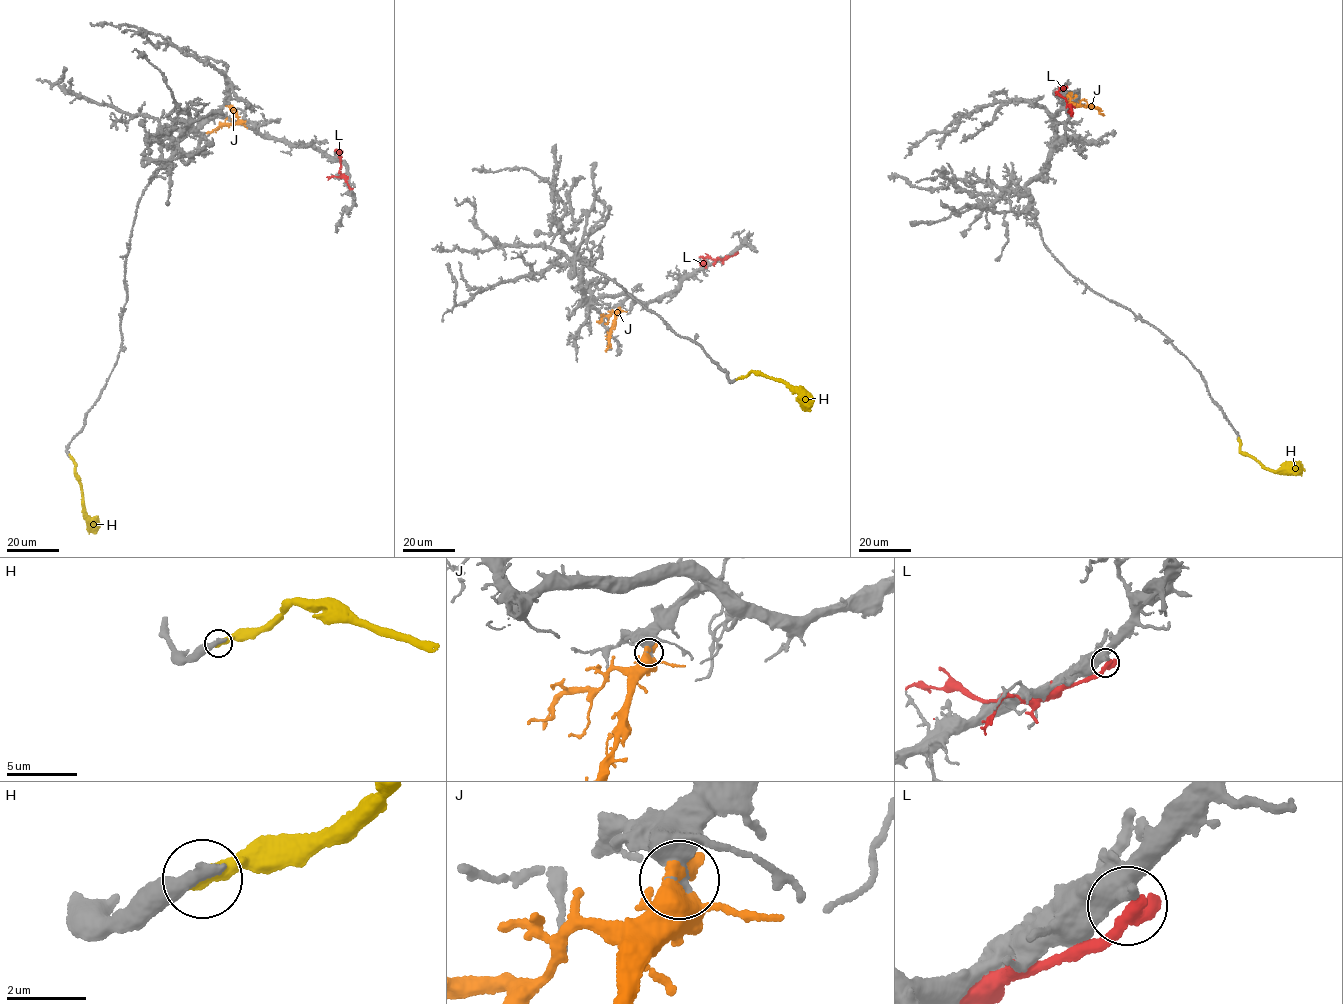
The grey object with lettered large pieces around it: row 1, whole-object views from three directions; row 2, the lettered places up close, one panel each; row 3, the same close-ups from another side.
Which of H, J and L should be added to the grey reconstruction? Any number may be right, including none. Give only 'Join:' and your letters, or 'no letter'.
Join: H, J

